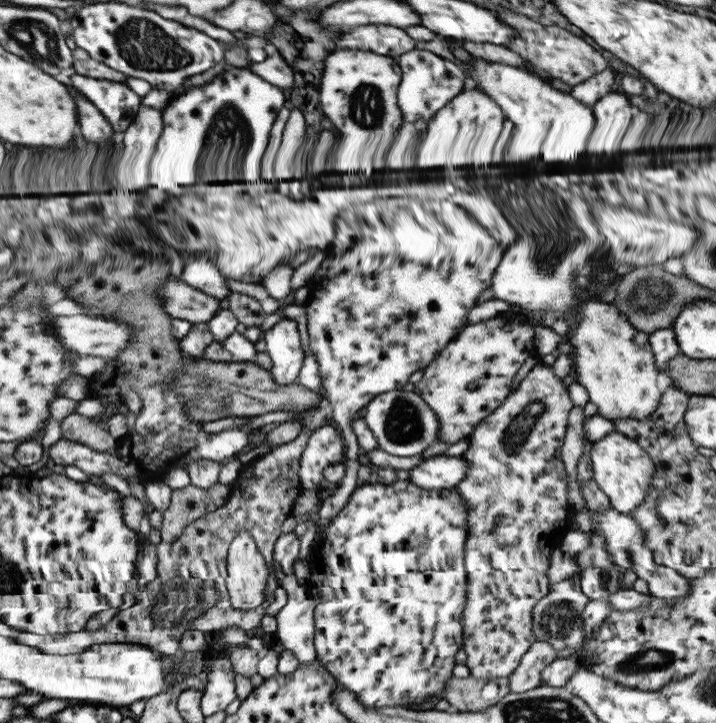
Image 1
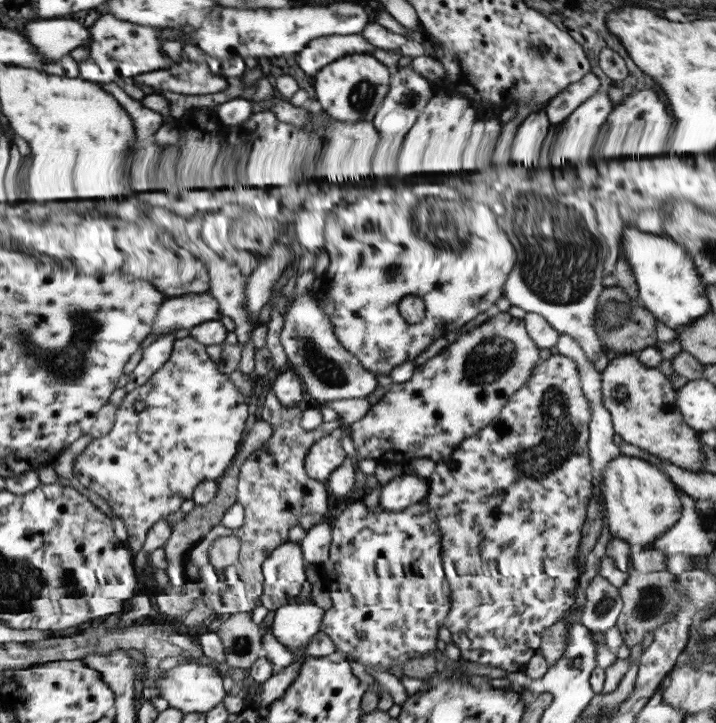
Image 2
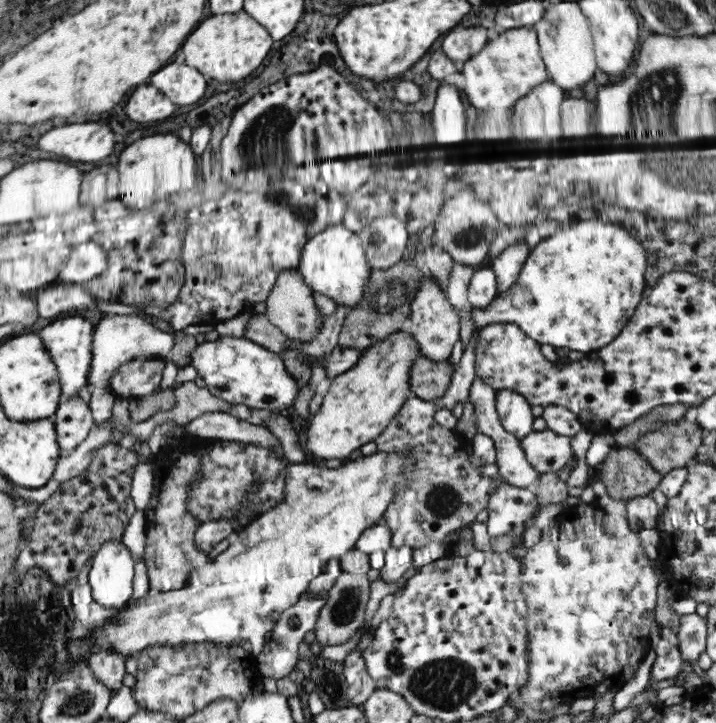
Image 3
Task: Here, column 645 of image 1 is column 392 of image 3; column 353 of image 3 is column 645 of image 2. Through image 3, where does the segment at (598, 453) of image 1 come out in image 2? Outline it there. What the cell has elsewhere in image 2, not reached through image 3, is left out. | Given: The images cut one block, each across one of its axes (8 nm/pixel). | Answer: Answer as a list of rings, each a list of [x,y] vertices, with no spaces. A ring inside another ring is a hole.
[[[621,454],[605,464],[602,476],[605,529],[629,547],[648,548],[649,542],[669,530],[680,517],[681,503],[676,487],[663,471],[648,461]]]

